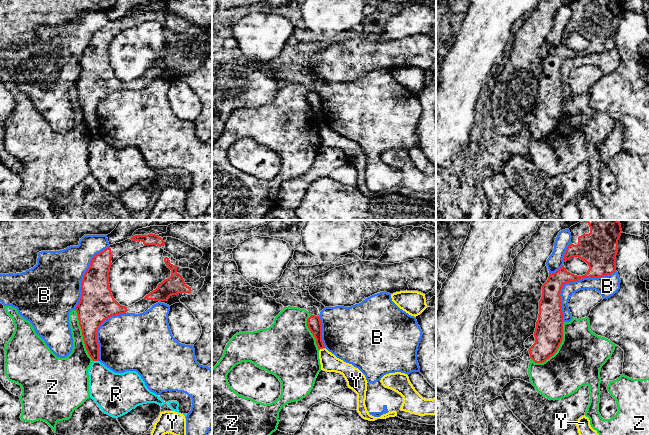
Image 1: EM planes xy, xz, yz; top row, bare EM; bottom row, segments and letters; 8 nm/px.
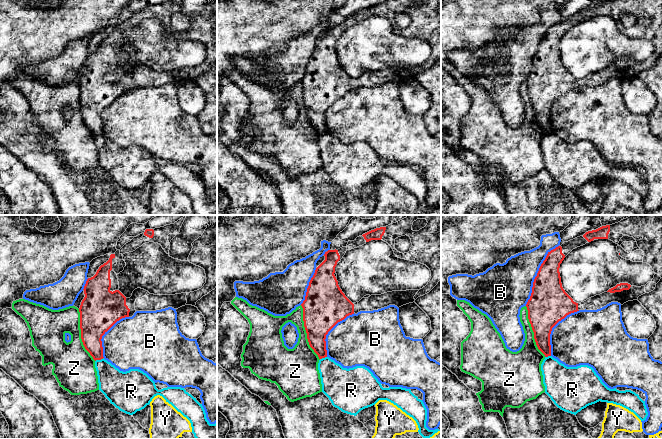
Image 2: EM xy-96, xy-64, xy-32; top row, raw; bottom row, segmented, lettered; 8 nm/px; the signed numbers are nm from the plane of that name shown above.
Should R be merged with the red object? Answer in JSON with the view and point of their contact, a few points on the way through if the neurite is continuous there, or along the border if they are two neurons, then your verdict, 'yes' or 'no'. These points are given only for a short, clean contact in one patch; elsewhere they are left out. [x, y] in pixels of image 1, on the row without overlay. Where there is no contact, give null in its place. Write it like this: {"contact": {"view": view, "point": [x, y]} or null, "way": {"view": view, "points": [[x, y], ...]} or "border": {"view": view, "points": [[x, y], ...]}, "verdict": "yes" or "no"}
{"contact": {"view": "xy", "point": [95, 136]}, "border": {"view": "xy", "points": [[93, 136], [97, 137]]}, "verdict": "no"}

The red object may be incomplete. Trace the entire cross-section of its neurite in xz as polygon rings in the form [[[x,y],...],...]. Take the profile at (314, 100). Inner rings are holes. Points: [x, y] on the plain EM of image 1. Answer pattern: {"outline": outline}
{"outline": [[[311,91],[307,95],[307,102],[316,115],[318,125],[320,126],[325,124],[322,117],[322,100],[319,92]]]}

